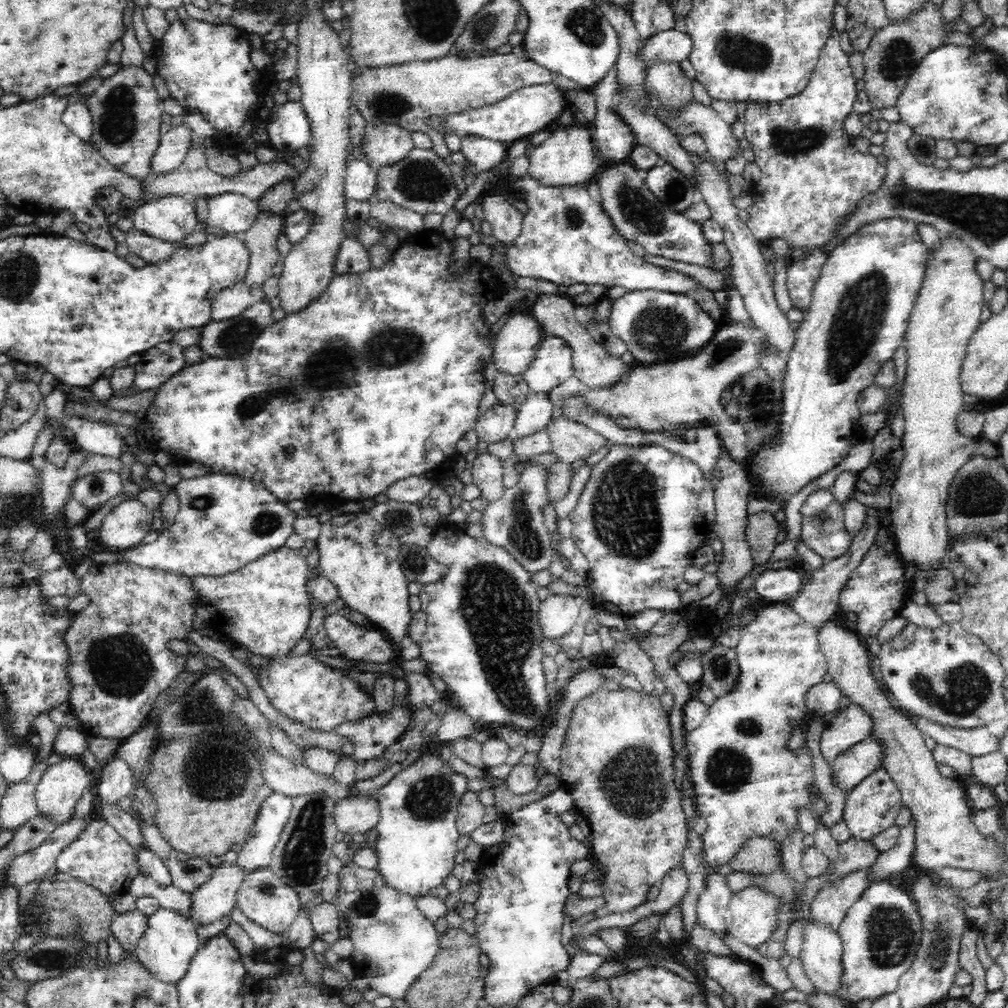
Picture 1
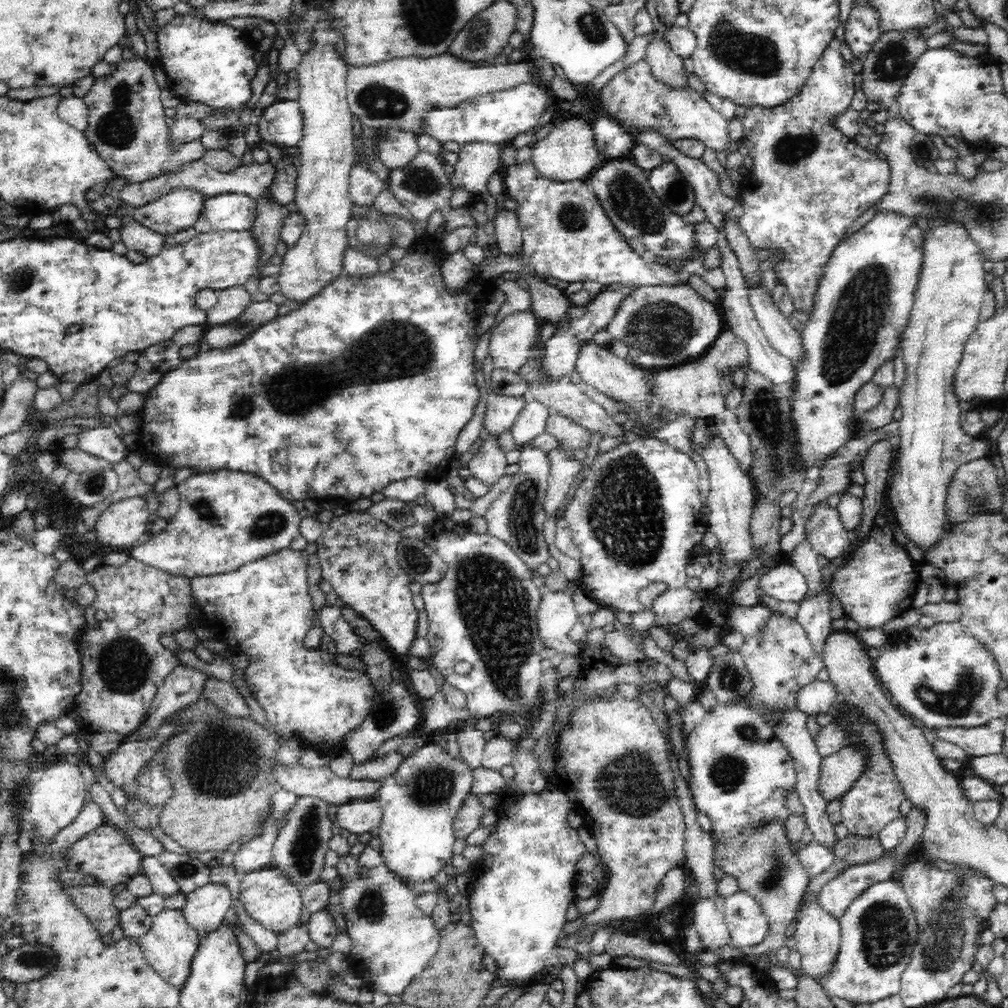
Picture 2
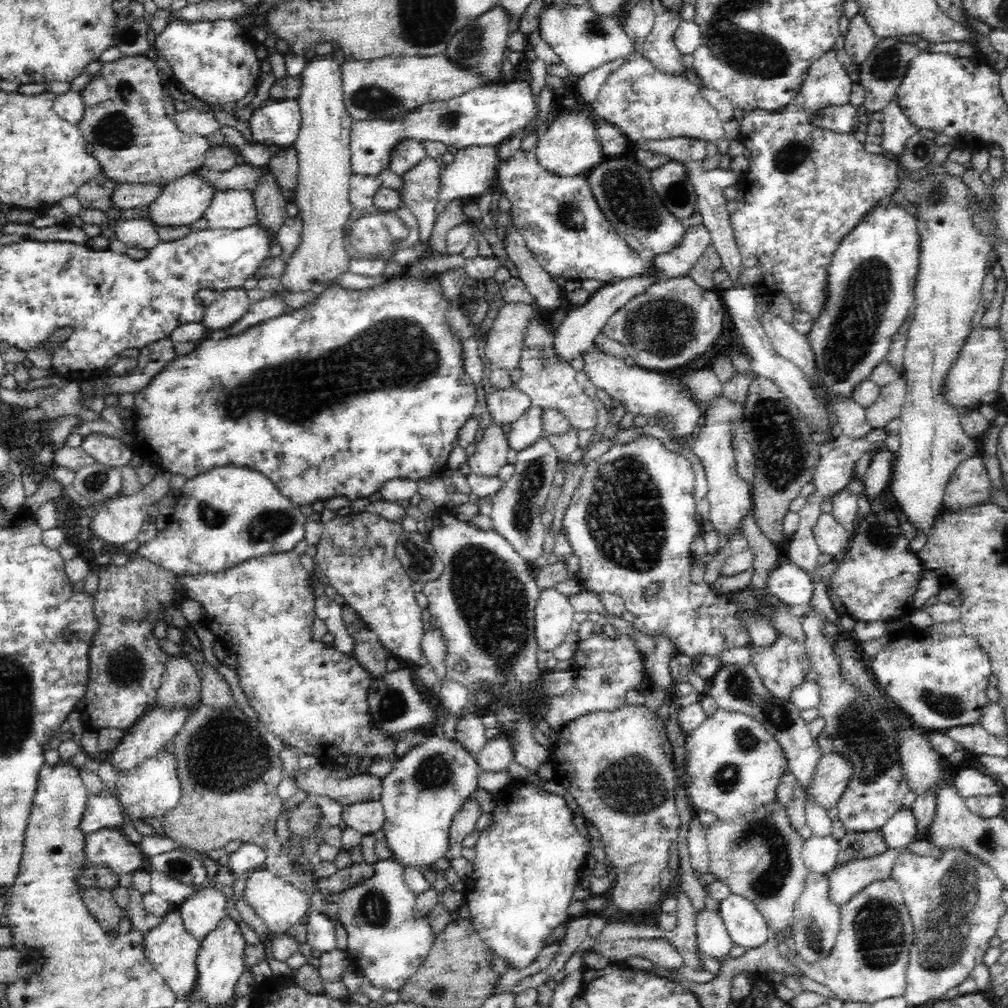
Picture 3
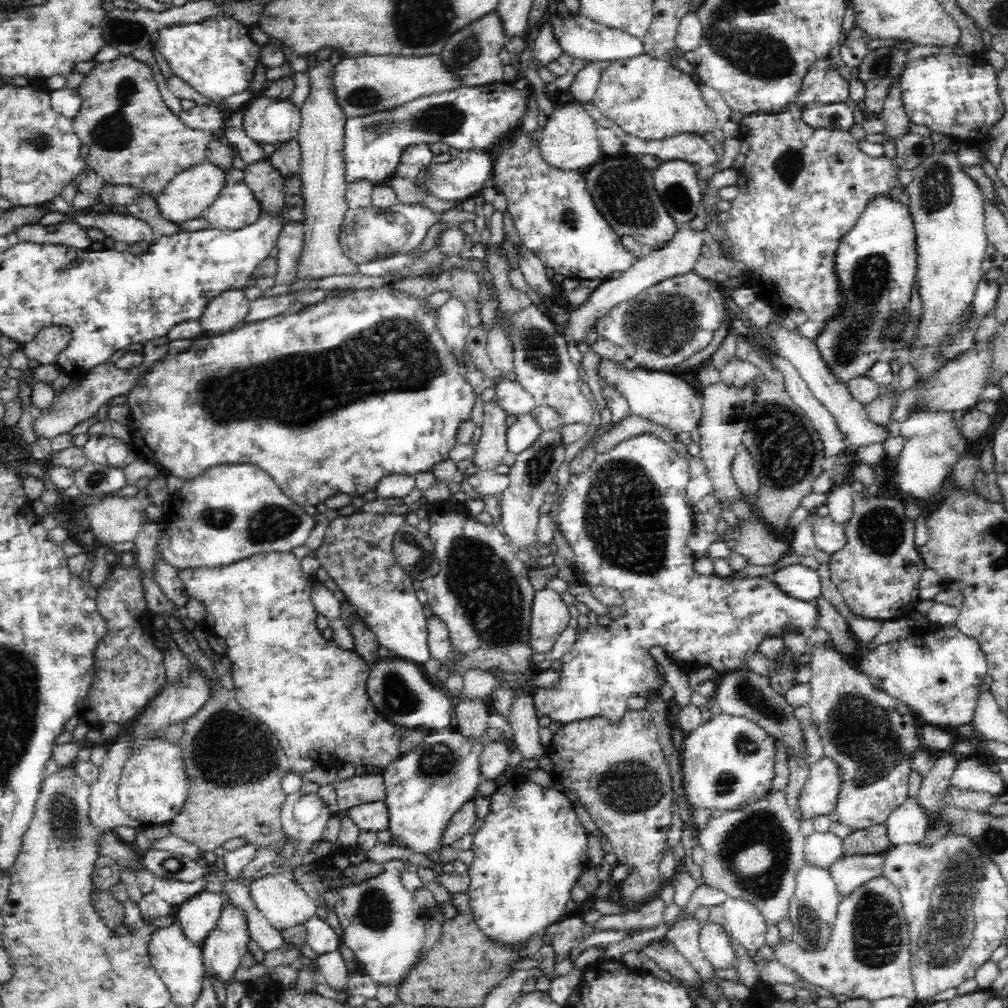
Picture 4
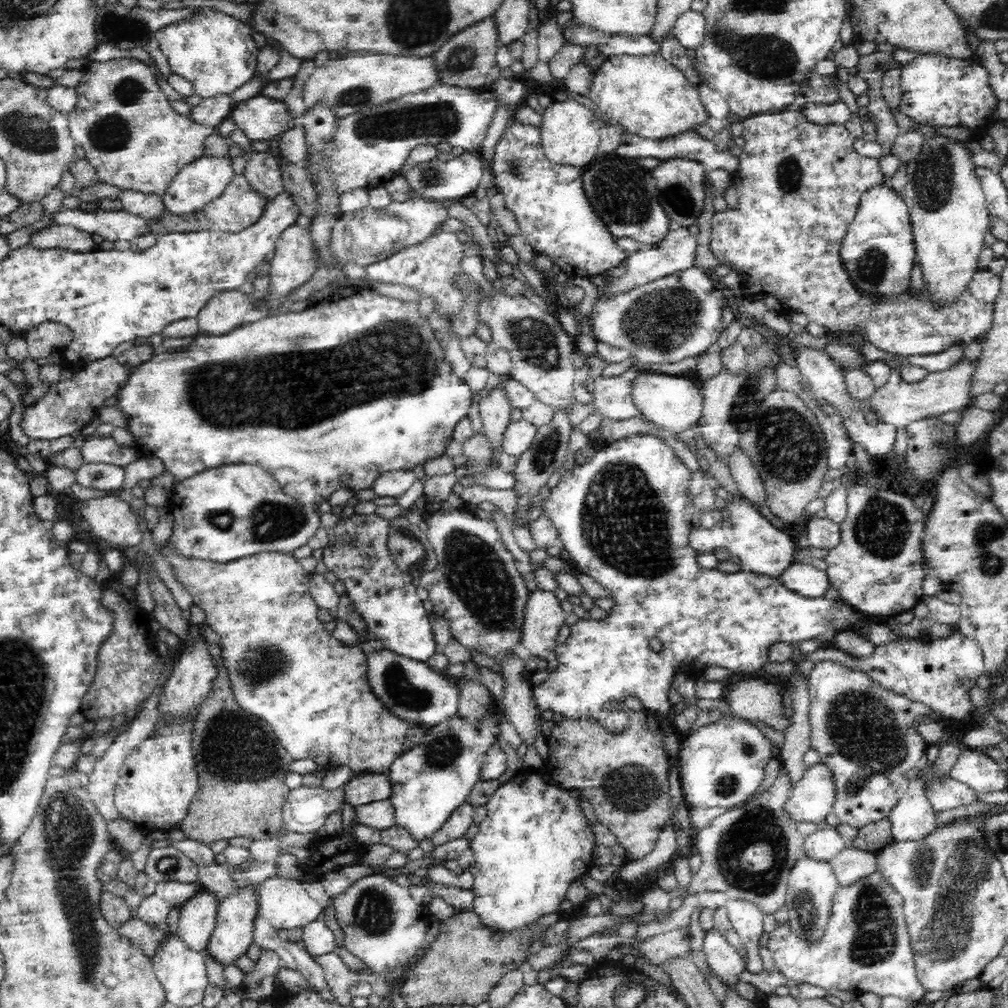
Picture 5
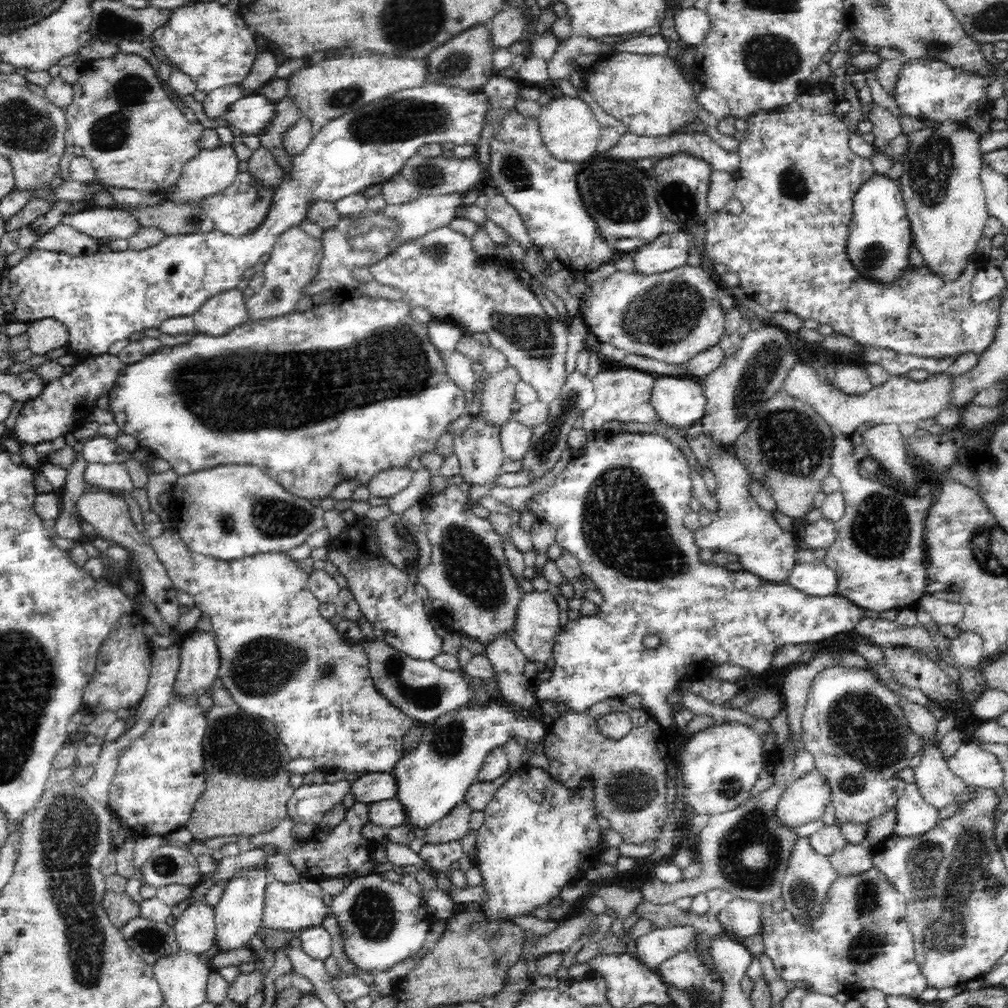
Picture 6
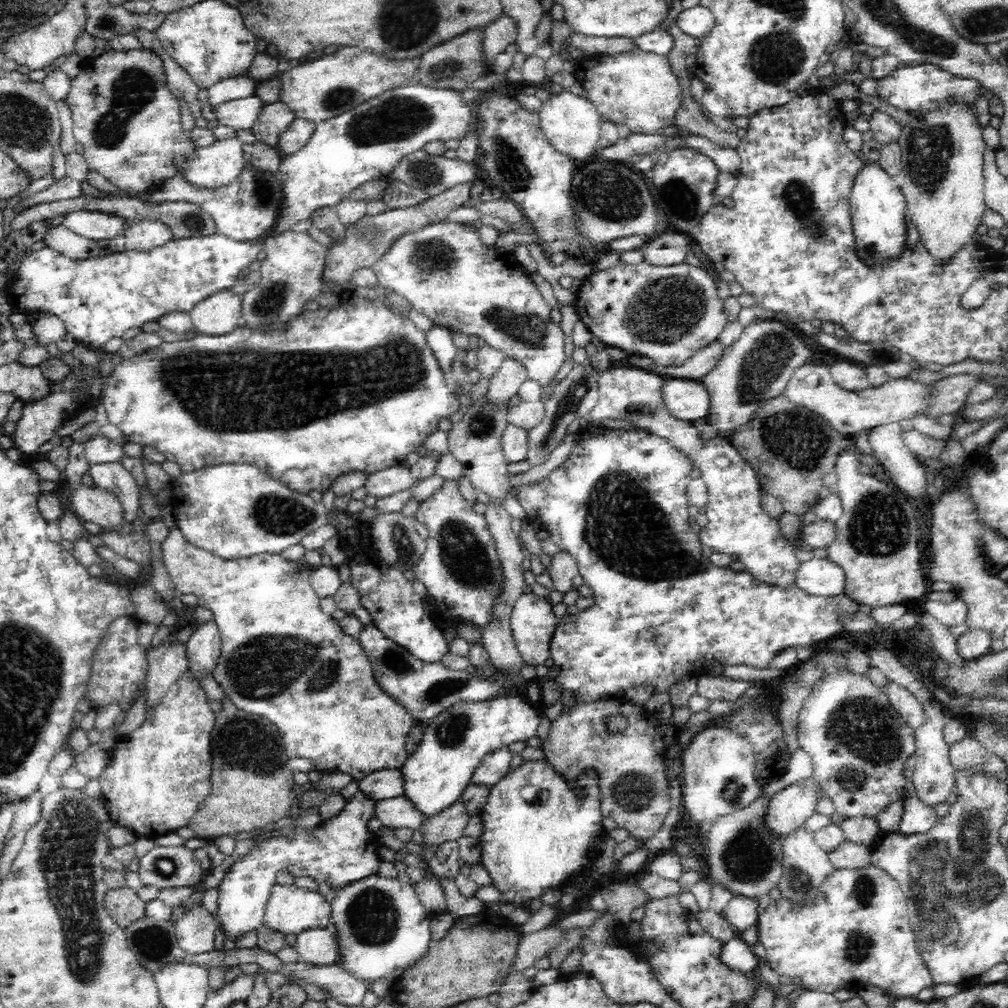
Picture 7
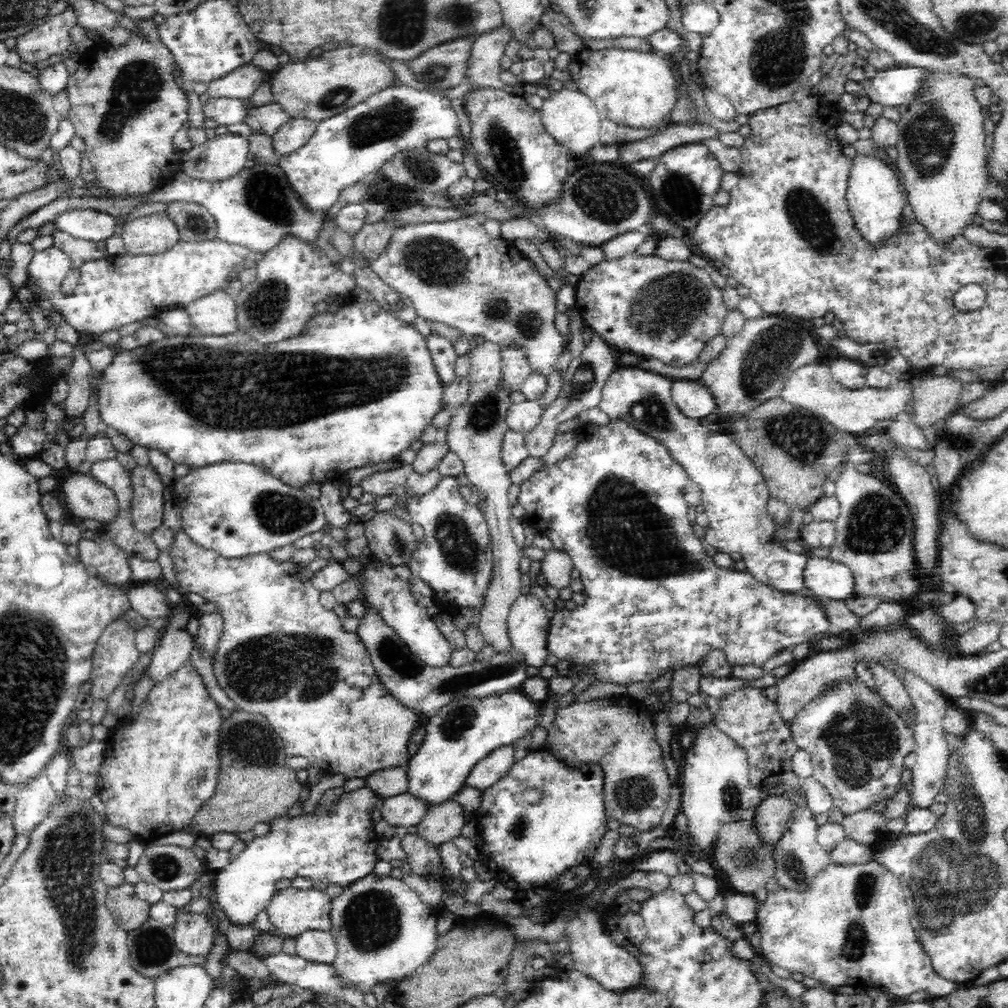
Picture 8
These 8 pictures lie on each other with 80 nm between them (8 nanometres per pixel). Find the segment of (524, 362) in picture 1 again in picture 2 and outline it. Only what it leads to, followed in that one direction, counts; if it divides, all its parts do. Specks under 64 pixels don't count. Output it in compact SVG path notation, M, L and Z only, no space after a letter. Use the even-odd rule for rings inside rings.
M529 310L512 312L495 323L489 347L495 368L516 373L530 358L530 348L539 336L538 320Z

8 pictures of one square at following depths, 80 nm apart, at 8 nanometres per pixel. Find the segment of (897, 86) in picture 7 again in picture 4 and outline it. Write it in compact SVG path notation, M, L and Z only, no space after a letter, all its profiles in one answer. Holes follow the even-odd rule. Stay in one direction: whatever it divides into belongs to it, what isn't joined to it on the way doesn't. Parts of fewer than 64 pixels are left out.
M946 52L909 59L899 78L911 122L973 144L986 142L992 126L1004 116L997 82L998 75L990 63L982 64L973 54Z

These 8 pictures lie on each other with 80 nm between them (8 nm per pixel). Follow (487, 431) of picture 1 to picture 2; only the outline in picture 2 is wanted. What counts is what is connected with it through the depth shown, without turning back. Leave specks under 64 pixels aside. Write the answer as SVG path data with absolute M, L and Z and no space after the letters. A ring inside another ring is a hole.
M492 391L488 394L482 428L486 428L489 434L498 437L502 432L511 430L527 400L528 397L525 395L504 395Z

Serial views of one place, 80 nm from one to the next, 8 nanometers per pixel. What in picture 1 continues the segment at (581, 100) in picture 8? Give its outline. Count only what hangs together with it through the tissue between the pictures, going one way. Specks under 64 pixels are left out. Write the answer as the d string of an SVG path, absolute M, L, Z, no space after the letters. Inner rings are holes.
M582 119L570 126L563 126L551 132L543 143L534 146L529 156L529 174L538 182L549 186L574 186L575 183L592 184L594 176L603 164L596 159L596 149L593 143L590 127Z

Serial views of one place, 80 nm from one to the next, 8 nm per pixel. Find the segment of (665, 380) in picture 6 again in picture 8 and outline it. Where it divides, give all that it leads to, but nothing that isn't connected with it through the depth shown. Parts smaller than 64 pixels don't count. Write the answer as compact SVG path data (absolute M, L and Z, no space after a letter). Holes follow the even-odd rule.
M673 379L671 397L681 413L688 418L702 420L715 412L715 398L701 382Z

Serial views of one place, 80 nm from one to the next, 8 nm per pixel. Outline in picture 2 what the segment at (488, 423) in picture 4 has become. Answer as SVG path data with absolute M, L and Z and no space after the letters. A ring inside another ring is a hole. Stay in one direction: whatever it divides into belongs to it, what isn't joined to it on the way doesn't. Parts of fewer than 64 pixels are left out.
M490 434L469 461L471 476L486 487L495 486L506 473L506 453L498 447L498 436Z

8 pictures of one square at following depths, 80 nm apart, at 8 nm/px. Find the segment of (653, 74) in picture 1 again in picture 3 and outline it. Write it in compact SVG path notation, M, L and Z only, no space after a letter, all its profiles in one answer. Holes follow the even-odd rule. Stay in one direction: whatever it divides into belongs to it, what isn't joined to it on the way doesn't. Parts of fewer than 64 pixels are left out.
M652 4L655 20L650 34L642 39L640 55L662 71L685 74L683 54L676 48L674 33L681 22L680 11L668 11L662 4Z

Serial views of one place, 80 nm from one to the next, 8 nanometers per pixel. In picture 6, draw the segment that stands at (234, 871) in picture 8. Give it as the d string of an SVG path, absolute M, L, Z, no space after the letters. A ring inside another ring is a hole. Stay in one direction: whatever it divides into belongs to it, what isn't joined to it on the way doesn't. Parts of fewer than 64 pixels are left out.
M354 802L348 808L343 822L340 822L334 830L324 832L315 830L312 838L304 842L296 842L296 850L286 854L294 868L301 876L314 877L319 880L327 879L328 876L352 876L352 870L358 868L372 868L370 862L370 849L376 846L376 842L371 842L362 836L362 828L368 825L369 803ZM254 866L252 870L242 870L226 884L226 890L222 894L215 910L216 936L215 944L218 950L238 950L249 947L248 942L256 935L262 925L265 910L266 872L260 866Z

